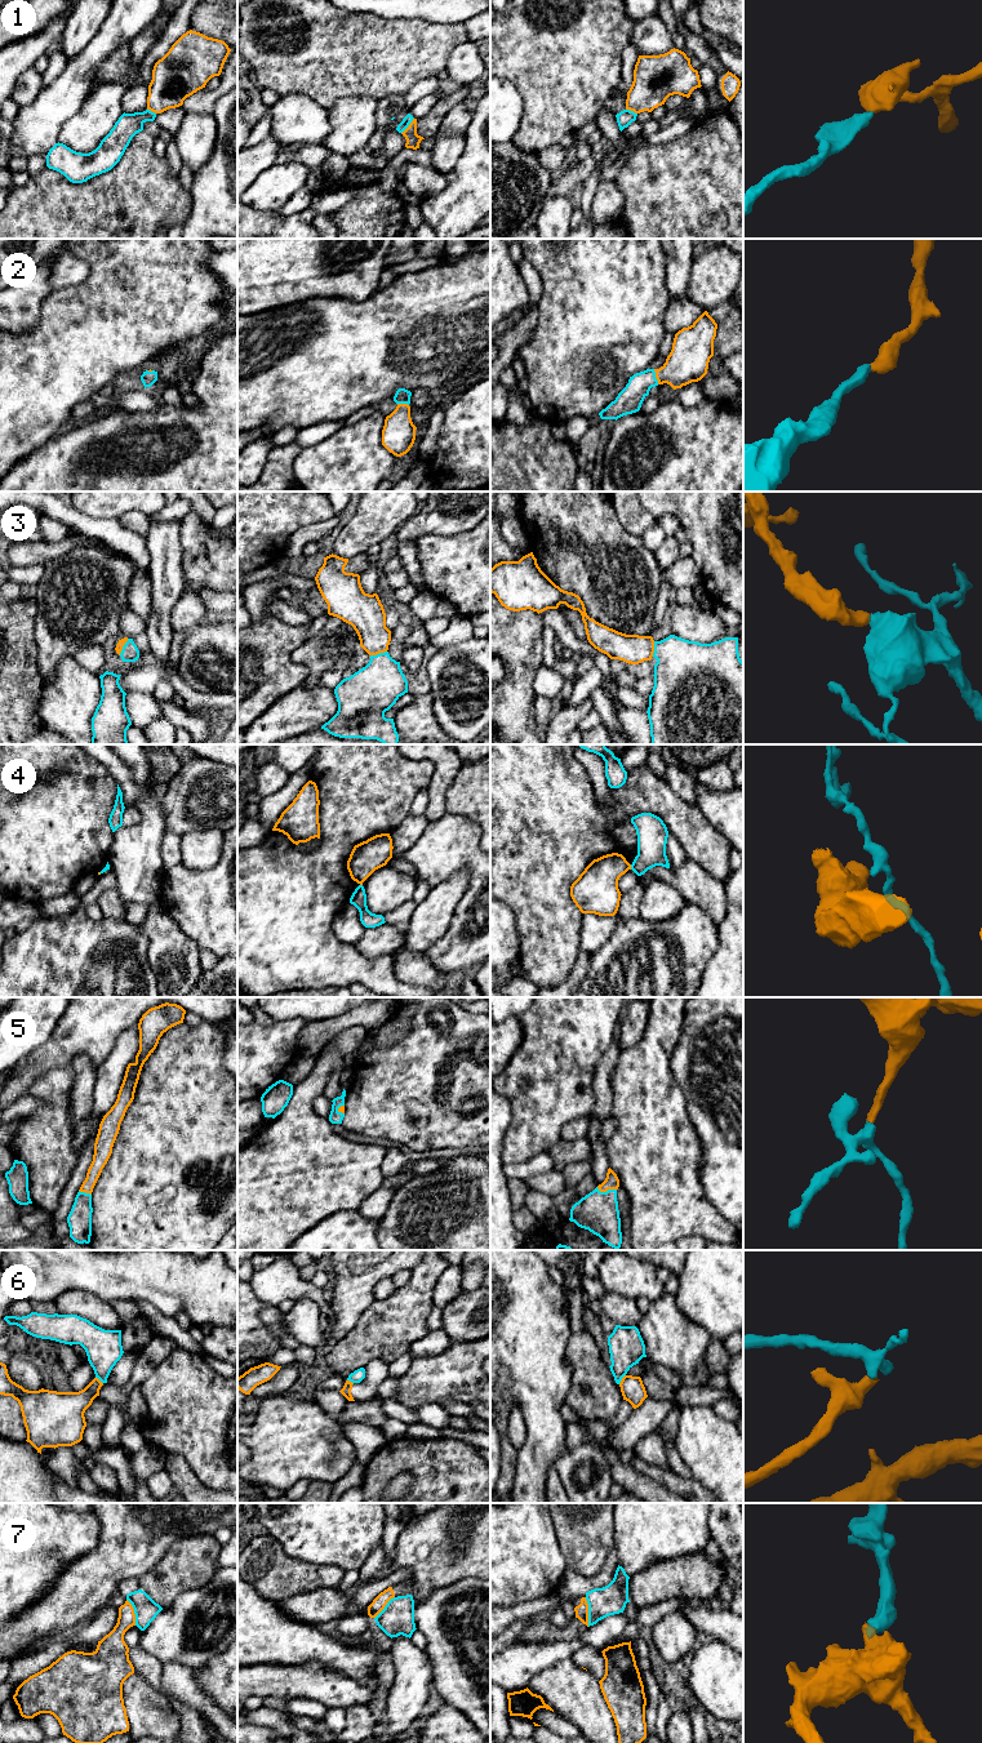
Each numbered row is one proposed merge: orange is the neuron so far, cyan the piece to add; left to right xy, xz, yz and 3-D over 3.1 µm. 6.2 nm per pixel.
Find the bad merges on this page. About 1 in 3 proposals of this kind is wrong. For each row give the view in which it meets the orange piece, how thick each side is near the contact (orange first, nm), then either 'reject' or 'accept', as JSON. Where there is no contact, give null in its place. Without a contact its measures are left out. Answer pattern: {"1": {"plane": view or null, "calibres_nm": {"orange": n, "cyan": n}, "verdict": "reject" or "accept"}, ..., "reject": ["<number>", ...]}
{"1": {"plane": "xz", "calibres_nm": {"orange": 90, "cyan": 60}, "verdict": "accept"}, "2": {"plane": "yz", "calibres_nm": {"orange": 260, "cyan": 160}, "verdict": "accept"}, "3": {"plane": "xy", "calibres_nm": {"orange": 50, "cyan": 110}, "verdict": "accept"}, "4": {"plane": "yz", "calibres_nm": {"orange": 280, "cyan": 190}, "verdict": "reject"}, "5": {"plane": "yz", "calibres_nm": {"orange": 90, "cyan": 260}, "verdict": "accept"}, "6": {"plane": "yz", "calibres_nm": {"orange": 150, "cyan": 220}, "verdict": "reject"}, "7": {"plane": "yz", "calibres_nm": {"orange": 80, "cyan": 190}, "verdict": "reject"}, "reject": ["4", "6", "7"]}

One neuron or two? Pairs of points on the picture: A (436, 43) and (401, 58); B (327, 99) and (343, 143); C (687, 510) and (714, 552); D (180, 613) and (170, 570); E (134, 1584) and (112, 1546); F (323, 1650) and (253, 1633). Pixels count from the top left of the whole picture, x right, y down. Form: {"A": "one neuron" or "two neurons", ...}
{"A": "one neuron", "B": "two neurons", "C": "one neuron", "D": "two neurons", "E": "two neurons", "F": "one neuron"}

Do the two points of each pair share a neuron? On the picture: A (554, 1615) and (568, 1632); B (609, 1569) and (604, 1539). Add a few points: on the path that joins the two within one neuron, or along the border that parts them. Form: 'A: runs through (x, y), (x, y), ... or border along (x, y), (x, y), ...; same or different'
A: border along (546, 1614), (559, 1627), (564, 1627), (569, 1622); different
B: border along (613, 1546), (607, 1561), (596, 1573), (581, 1574); different

